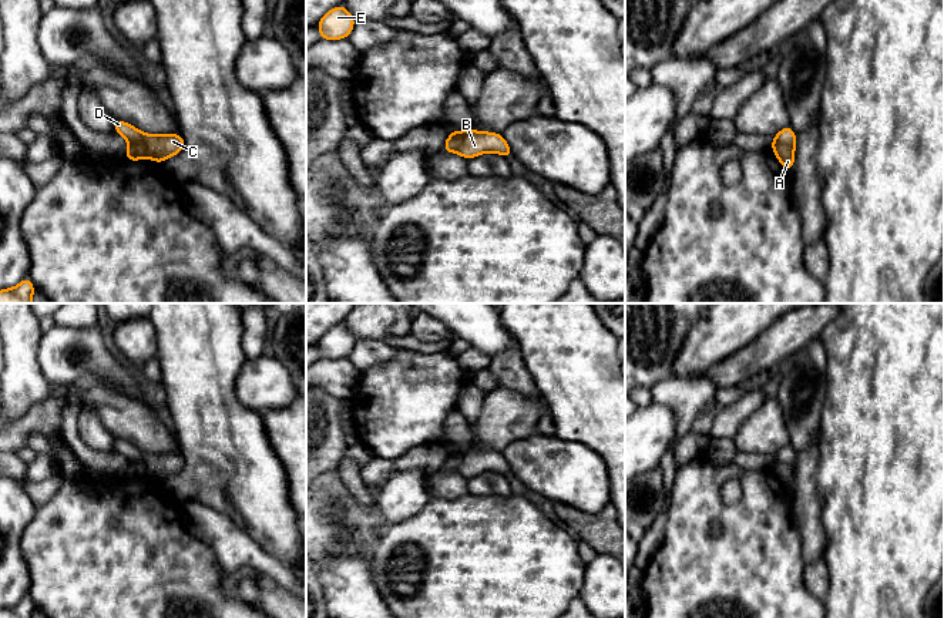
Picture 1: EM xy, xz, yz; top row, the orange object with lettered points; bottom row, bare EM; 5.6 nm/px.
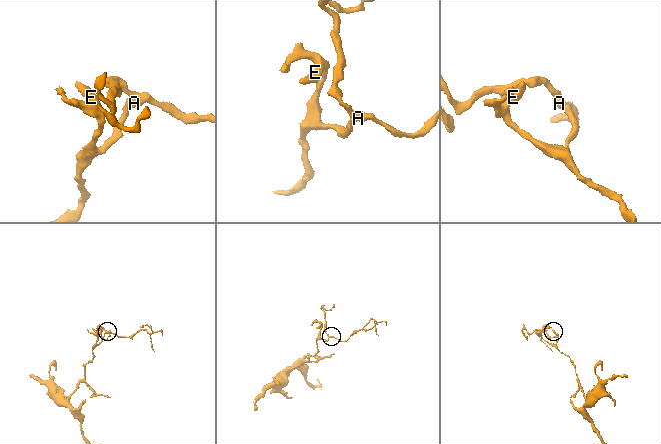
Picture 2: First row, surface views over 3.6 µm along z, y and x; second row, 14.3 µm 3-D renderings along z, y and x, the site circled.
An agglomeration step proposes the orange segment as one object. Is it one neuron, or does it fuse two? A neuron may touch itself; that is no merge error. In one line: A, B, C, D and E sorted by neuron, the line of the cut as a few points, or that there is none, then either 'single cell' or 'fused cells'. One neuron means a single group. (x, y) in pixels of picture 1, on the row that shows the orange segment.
A E / B C D | xy (130, 141), (138, 141), (144, 147), (147, 157) | fused cells

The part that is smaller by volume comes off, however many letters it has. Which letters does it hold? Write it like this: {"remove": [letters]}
{"remove": ["B", "C", "D"]}

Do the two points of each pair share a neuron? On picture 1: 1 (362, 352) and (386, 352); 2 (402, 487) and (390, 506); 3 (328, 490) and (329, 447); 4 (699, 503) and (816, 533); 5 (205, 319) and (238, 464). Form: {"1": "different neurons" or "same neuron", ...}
{"1": "same neuron", "2": "same neuron", "3": "different neurons", "4": "different neurons", "5": "same neuron"}

